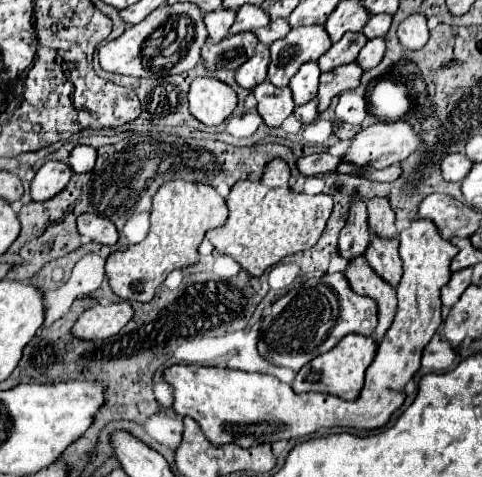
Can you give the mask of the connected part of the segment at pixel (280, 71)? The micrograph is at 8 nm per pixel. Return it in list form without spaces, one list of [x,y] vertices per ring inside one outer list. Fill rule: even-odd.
[[[323,25],[291,29],[287,39],[279,39],[279,43],[269,47],[271,63],[267,69],[267,81],[275,87],[287,87],[303,63],[317,61],[329,47],[331,41],[327,39]]]

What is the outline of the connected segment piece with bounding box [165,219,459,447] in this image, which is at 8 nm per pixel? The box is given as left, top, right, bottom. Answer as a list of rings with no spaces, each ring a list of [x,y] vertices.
[[[413,219],[411,225],[399,233],[399,239],[399,255],[403,259],[403,277],[397,287],[399,309],[391,329],[377,347],[375,359],[367,369],[365,387],[357,401],[351,403],[323,393],[297,395],[289,385],[267,373],[247,373],[227,367],[173,365],[165,371],[165,381],[175,389],[173,411],[195,419],[207,439],[217,447],[227,443],[253,447],[281,439],[299,439],[331,427],[353,427],[359,431],[383,427],[403,405],[405,385],[413,379],[421,365],[425,345],[441,325],[439,289],[449,281],[449,265],[459,253],[455,245],[441,237],[437,225],[429,219]]]

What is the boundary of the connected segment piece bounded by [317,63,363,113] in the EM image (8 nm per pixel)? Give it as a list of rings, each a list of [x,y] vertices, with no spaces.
[[[351,63],[351,65],[345,65],[345,67],[337,67],[335,71],[323,73],[321,79],[319,79],[319,95],[317,95],[319,113],[323,113],[331,105],[331,99],[335,95],[339,95],[341,91],[355,89],[359,85],[361,73],[363,73],[363,69],[357,63]]]

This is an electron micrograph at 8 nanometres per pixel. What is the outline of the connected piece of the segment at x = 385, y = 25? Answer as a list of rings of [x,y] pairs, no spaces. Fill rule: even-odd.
[[[373,15],[367,25],[363,27],[363,35],[367,39],[375,39],[375,37],[383,37],[389,31],[391,25],[391,15]]]

